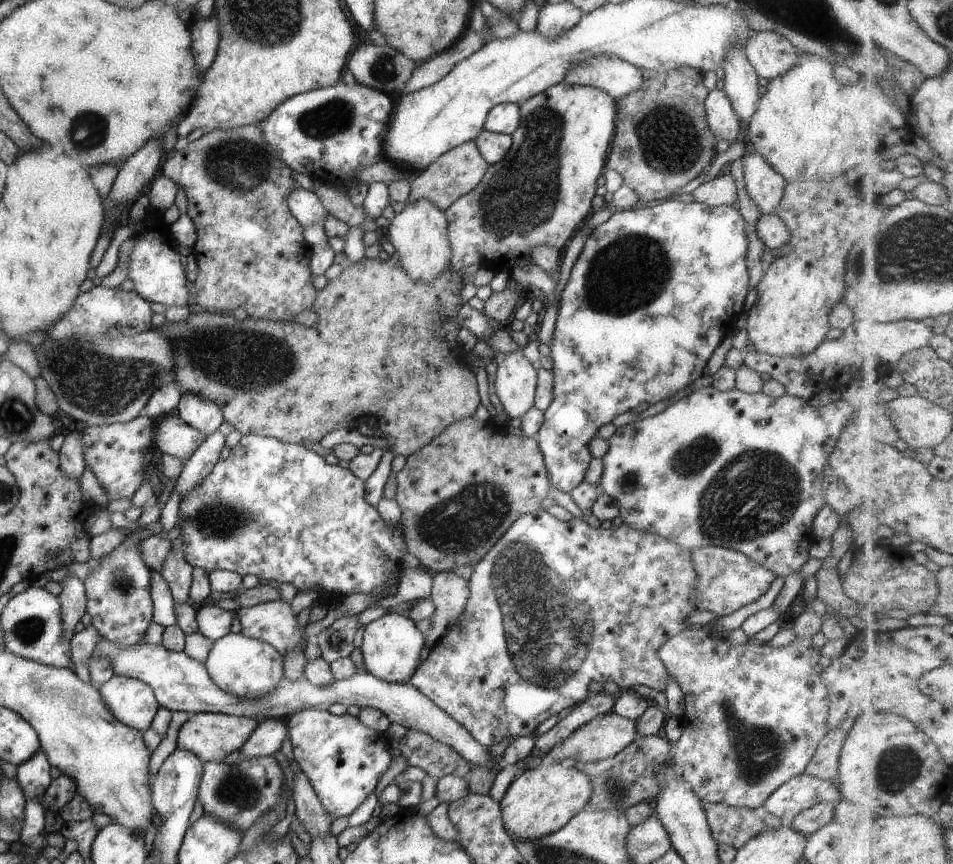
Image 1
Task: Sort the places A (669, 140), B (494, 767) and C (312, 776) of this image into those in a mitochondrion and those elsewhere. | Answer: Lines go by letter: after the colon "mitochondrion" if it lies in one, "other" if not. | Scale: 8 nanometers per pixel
A: mitochondrion
B: other
C: other

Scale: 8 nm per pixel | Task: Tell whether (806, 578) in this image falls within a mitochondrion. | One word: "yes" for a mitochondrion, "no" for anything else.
no

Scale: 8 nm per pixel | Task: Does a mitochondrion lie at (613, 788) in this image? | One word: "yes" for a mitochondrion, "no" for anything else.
yes

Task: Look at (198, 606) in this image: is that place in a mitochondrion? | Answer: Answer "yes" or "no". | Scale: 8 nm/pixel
no

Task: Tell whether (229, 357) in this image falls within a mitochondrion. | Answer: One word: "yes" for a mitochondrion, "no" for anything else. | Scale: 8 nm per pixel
yes

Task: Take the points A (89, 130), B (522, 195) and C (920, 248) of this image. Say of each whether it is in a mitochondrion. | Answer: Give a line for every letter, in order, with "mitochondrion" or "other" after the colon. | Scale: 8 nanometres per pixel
A: mitochondrion
B: mitochondrion
C: mitochondrion

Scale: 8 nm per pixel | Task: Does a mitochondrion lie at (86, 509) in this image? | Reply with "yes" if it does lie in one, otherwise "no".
no

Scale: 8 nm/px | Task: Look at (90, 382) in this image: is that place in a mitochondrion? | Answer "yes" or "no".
yes

